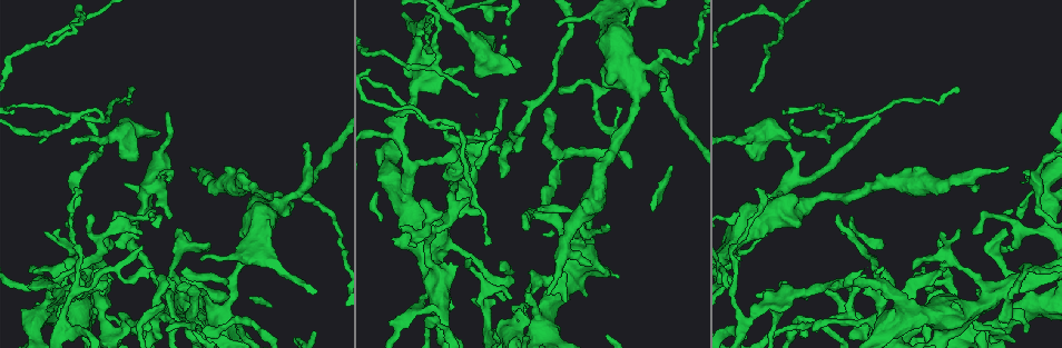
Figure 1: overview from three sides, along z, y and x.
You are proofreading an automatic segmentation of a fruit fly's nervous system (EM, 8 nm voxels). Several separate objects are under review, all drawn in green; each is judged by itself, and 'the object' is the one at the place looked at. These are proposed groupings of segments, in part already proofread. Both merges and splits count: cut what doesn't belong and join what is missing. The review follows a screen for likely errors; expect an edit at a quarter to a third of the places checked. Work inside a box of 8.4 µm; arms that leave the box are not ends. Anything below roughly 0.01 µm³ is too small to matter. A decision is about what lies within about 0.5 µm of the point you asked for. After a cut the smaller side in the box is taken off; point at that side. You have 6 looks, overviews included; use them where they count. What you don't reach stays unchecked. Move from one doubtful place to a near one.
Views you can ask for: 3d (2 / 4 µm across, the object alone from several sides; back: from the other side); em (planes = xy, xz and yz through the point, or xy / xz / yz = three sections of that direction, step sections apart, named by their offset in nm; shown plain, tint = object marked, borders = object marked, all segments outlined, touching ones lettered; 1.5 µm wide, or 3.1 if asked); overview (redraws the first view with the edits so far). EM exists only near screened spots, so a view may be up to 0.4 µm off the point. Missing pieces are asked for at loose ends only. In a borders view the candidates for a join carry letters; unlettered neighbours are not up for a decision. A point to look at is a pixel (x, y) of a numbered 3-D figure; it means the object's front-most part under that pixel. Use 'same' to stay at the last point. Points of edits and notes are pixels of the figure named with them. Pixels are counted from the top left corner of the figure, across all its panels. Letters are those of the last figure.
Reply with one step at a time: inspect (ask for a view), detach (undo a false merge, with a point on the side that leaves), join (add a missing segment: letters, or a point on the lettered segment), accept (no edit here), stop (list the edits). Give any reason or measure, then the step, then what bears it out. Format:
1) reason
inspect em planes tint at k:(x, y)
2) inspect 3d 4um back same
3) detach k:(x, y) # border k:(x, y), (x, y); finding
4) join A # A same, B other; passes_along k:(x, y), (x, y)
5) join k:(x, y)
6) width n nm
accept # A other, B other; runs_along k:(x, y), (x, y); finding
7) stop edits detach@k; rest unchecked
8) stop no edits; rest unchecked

sudden change in width
inspect em planes tint at 1:(602, 175)

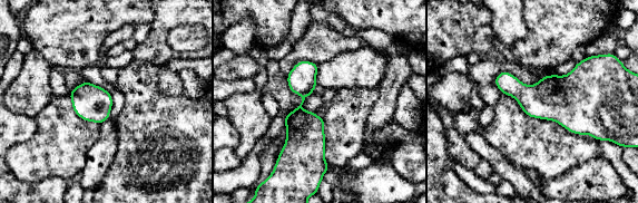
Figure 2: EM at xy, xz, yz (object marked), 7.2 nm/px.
see the neighbours
inspect em planes borders same

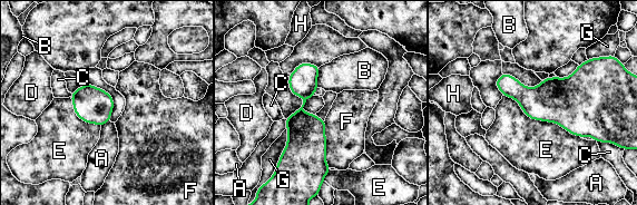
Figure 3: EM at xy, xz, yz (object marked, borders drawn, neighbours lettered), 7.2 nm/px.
width 260 nm
accept # A other, B other, C other, D other, E other, F other, G other, H other; runs_along 3:(302, 66), (306, 150), (325, 169); one cell here

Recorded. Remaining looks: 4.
free end
inspect em planes borders at 1:(505, 102)

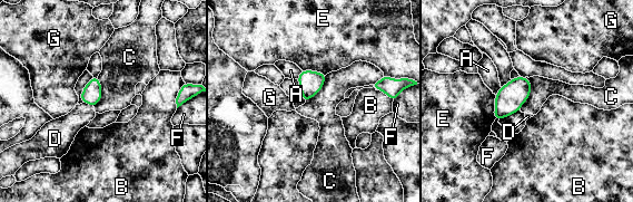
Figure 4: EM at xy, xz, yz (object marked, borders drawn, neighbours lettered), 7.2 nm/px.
accept # A other, B other, C other, D other, E other, F other, G other; border 4:(526, 77), (531, 93), (520, 109); none of them fits

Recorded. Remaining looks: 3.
an open end
inspect 3d 4um at 1:(953, 303)

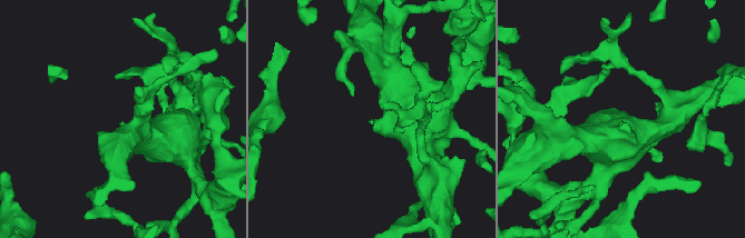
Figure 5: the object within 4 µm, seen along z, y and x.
inspect em planes borders at 5:(122, 123)

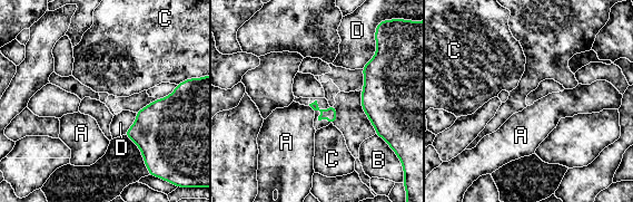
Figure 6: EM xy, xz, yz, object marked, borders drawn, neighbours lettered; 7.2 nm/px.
accept # A other, B other, C other, D other; none of them fits

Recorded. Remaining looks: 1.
stop no edits; rest unchecked

